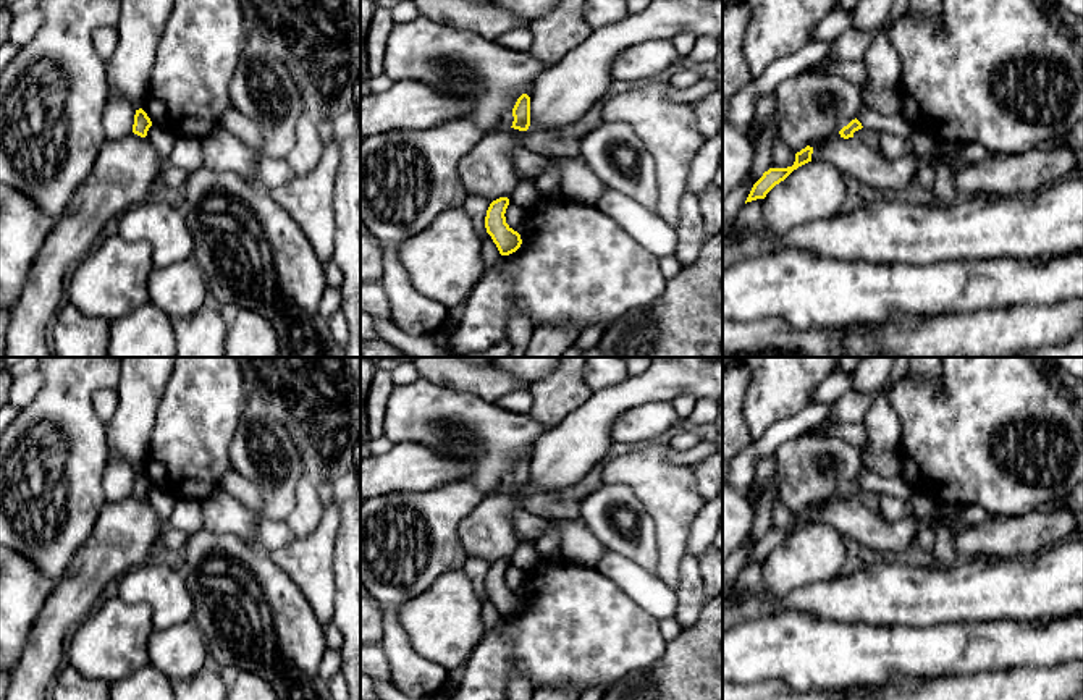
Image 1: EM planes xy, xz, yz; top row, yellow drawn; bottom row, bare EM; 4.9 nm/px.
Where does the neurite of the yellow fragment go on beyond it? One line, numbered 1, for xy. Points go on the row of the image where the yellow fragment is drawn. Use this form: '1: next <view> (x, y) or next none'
1: next none

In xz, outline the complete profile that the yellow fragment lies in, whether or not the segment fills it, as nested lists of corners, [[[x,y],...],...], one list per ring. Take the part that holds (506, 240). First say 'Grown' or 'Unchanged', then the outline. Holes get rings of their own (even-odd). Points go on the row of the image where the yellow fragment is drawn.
Unchanged. [[[499,197],[490,204],[485,217],[487,233],[491,236],[501,255],[516,252],[522,244],[520,234],[506,223],[504,213],[508,205],[509,199]]]

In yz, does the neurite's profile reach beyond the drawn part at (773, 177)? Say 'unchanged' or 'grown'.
unchanged

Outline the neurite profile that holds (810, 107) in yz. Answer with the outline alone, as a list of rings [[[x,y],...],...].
[[[808,71],[781,82],[774,99],[779,137],[794,152],[839,133],[863,108],[858,84]]]

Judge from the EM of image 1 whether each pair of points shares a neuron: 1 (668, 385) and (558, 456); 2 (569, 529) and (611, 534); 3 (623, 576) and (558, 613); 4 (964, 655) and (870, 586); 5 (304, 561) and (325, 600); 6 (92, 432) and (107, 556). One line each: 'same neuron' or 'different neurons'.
1: same neuron
2: different neurons
3: different neurons
4: different neurons
5: same neuron
6: different neurons

